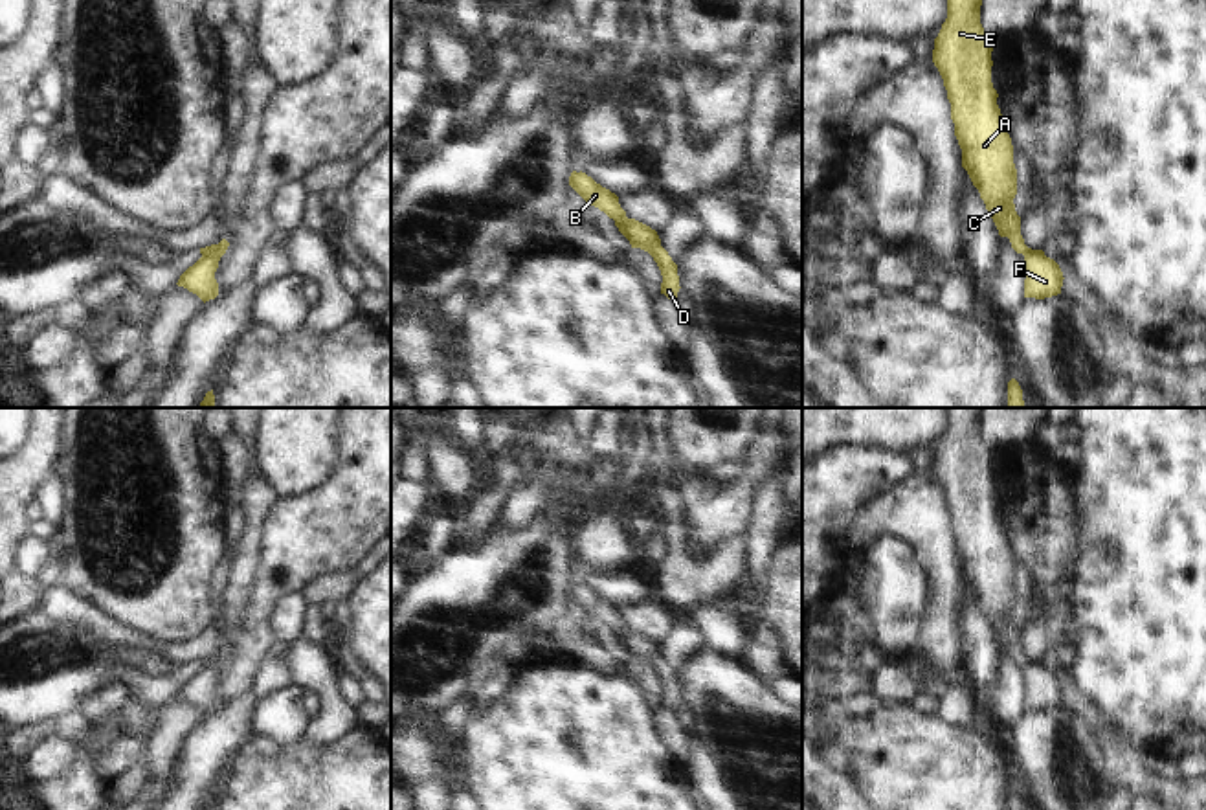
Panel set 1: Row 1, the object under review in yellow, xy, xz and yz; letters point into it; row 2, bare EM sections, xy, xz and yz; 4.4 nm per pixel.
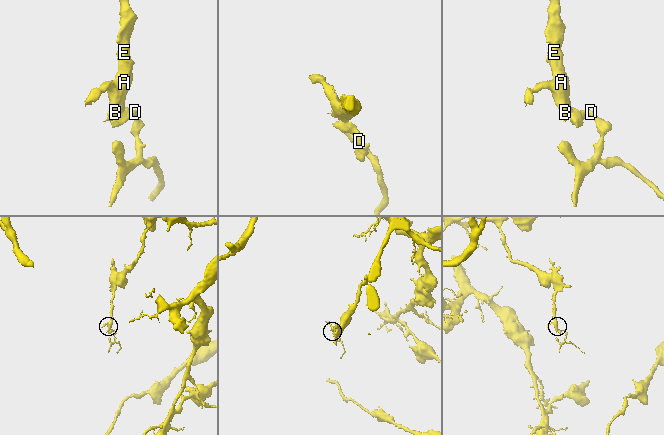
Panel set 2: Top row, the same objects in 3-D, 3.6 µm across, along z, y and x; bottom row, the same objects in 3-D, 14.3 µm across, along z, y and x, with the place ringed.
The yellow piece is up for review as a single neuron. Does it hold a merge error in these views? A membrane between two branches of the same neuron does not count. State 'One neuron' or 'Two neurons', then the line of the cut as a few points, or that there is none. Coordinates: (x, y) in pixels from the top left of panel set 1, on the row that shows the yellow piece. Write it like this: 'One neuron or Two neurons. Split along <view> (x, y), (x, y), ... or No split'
Two neurons. Split along xz (626, 217), (615, 223).

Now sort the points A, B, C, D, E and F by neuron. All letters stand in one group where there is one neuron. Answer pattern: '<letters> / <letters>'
A B C E / D F

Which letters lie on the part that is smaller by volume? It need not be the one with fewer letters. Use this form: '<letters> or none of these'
D, F

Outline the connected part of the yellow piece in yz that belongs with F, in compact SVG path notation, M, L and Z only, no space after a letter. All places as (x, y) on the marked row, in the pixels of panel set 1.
M1043 250L1024 252L1024 298L1044 299L1061 294L1063 272Z

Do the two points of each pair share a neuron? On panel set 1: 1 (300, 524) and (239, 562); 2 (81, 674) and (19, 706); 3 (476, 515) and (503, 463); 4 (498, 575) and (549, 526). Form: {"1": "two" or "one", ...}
{"1": "two", "2": "one", "3": "one", "4": "one"}

